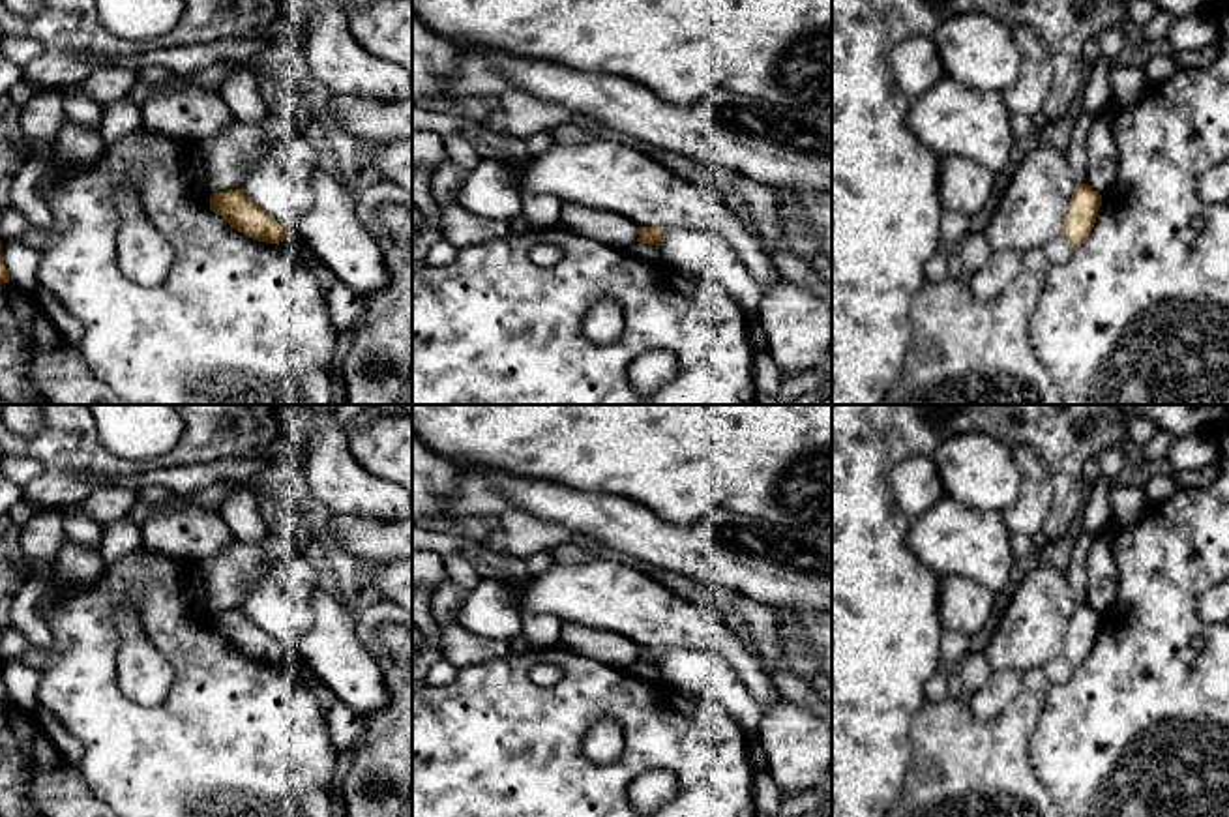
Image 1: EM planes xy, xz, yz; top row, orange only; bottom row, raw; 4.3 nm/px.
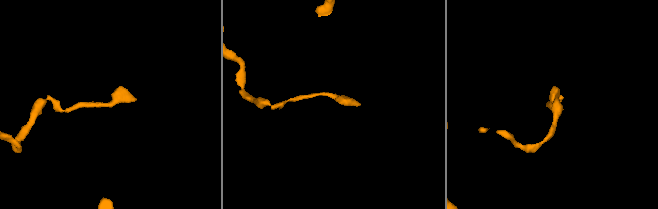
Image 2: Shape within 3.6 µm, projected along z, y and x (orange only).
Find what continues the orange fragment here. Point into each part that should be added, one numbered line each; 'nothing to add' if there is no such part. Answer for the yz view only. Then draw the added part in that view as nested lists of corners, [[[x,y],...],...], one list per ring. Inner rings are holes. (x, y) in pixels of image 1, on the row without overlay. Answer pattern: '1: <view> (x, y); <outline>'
nothing to add

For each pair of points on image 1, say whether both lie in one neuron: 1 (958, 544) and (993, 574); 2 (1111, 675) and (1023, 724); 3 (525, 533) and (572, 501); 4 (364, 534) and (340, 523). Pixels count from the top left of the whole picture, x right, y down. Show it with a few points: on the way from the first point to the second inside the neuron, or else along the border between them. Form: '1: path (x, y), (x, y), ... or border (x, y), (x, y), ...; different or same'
1: path (967, 548), (984, 564); same
2: border (1044, 696), (1029, 757); different
3: border (504, 499), (527, 514), (557, 521), (579, 533); different
4: path (358, 534), (345, 529); same

